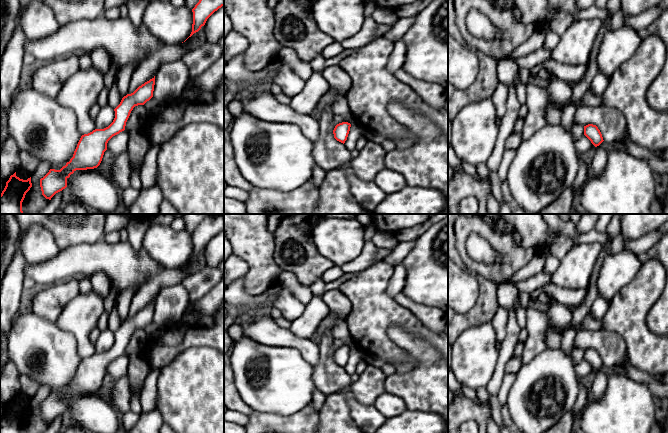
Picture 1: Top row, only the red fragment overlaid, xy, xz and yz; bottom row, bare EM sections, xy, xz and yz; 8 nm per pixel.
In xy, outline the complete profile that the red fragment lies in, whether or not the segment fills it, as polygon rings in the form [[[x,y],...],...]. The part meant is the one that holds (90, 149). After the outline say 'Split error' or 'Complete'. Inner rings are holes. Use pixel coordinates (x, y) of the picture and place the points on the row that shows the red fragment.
[[[155,76],[139,86],[133,93],[124,96],[114,109],[113,122],[104,129],[95,129],[81,136],[73,157],[60,170],[50,169],[40,179],[42,195],[51,200],[58,192],[67,187],[67,179],[76,170],[97,168],[107,150],[108,141],[125,130],[126,122],[135,106],[144,105],[153,97]]]. Complete

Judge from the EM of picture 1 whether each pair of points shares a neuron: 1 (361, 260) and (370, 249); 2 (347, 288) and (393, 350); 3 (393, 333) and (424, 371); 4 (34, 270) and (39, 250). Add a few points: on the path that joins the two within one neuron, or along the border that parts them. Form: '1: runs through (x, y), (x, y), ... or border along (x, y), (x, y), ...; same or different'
1: runs through (364, 257), (369, 252); same
2: runs through (363, 304), (369, 310), (369, 327), (377, 335); same
3: runs through (404, 339), (424, 360); same
4: border along (57, 253), (38, 263), (26, 263); different

